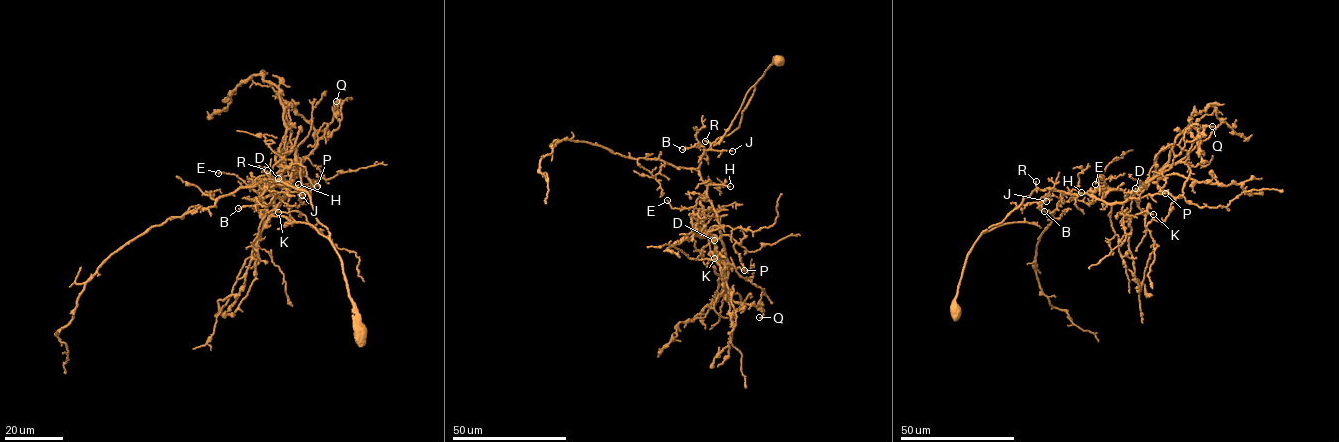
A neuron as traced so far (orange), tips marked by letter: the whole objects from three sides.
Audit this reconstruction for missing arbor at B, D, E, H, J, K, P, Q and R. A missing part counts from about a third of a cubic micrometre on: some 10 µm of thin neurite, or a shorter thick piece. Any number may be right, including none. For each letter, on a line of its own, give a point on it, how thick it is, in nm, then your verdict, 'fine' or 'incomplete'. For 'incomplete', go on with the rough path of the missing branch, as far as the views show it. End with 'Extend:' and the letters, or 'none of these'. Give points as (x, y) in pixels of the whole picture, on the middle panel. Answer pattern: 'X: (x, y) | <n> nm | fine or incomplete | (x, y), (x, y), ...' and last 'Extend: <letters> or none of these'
B: (682, 149) | 190 nm | fine
D: (714, 240) | 100 nm | fine
E: (667, 200) | 220 nm | fine
H: (730, 186) | 240 nm | incomplete | (730, 186), (738, 191), (762, 197), (775, 195), (805, 205), (807, 210), (802, 225)
J: (732, 151) | 200 nm | incomplete
K: (714, 258) | 180 nm | fine
P: (744, 270) | 180 nm | fine
Q: (759, 317) | 260 nm | fine
R: (705, 141) | 190 nm | fine
Extend: H, J

